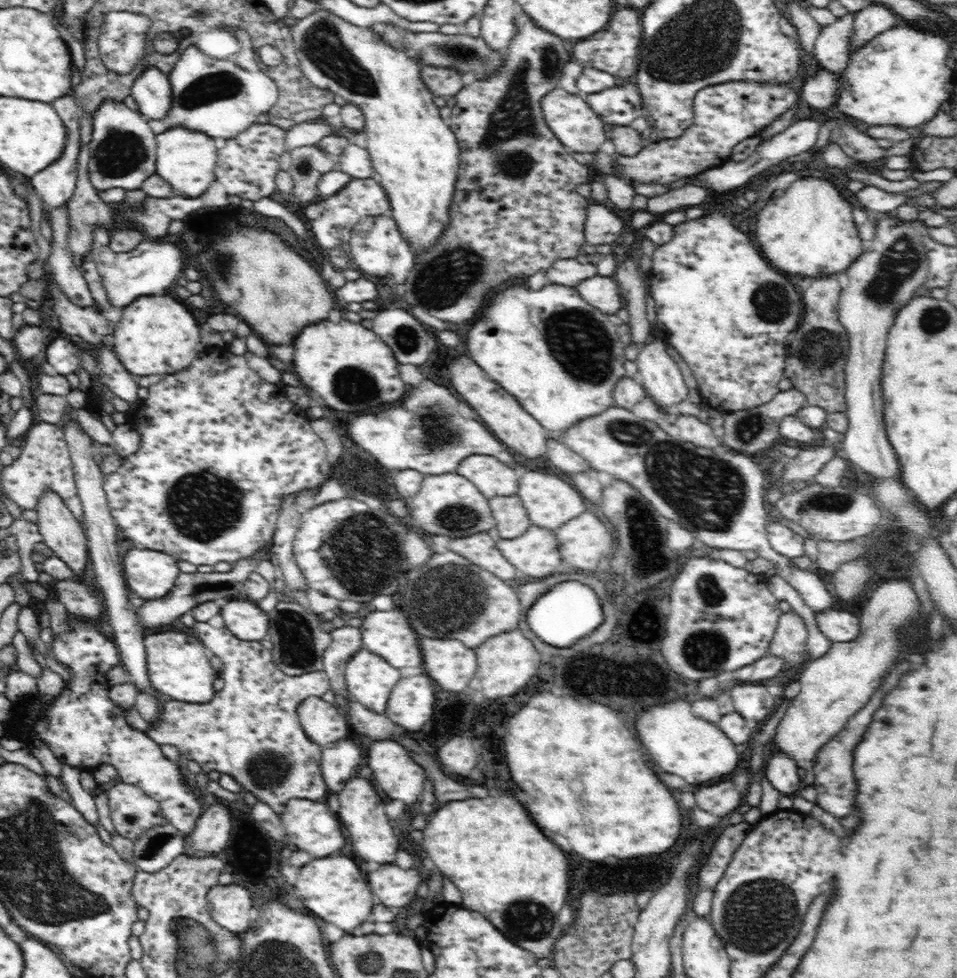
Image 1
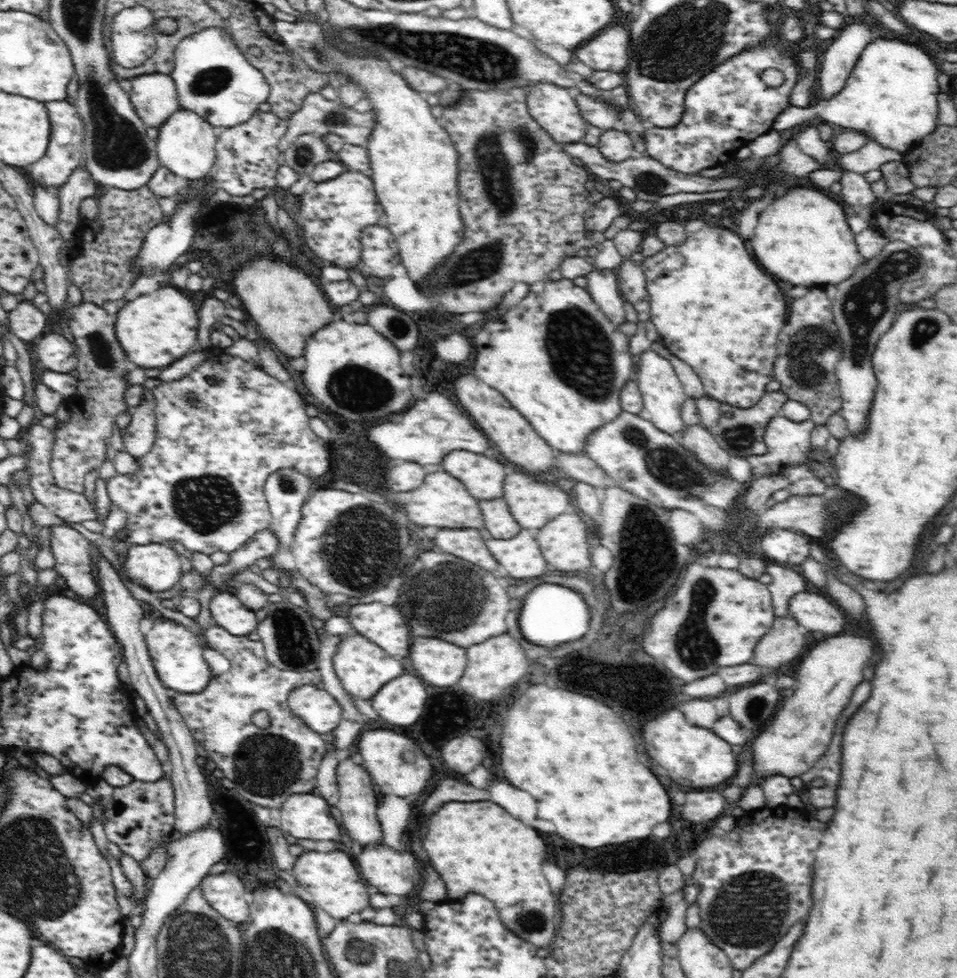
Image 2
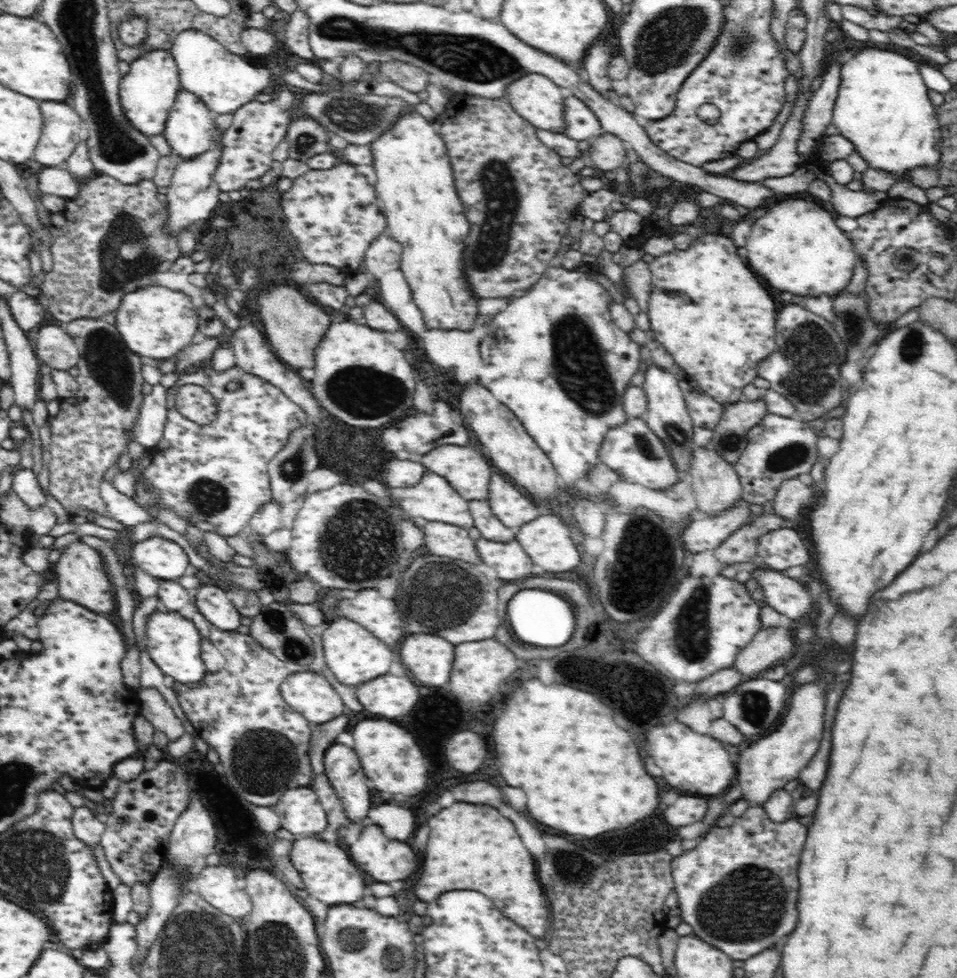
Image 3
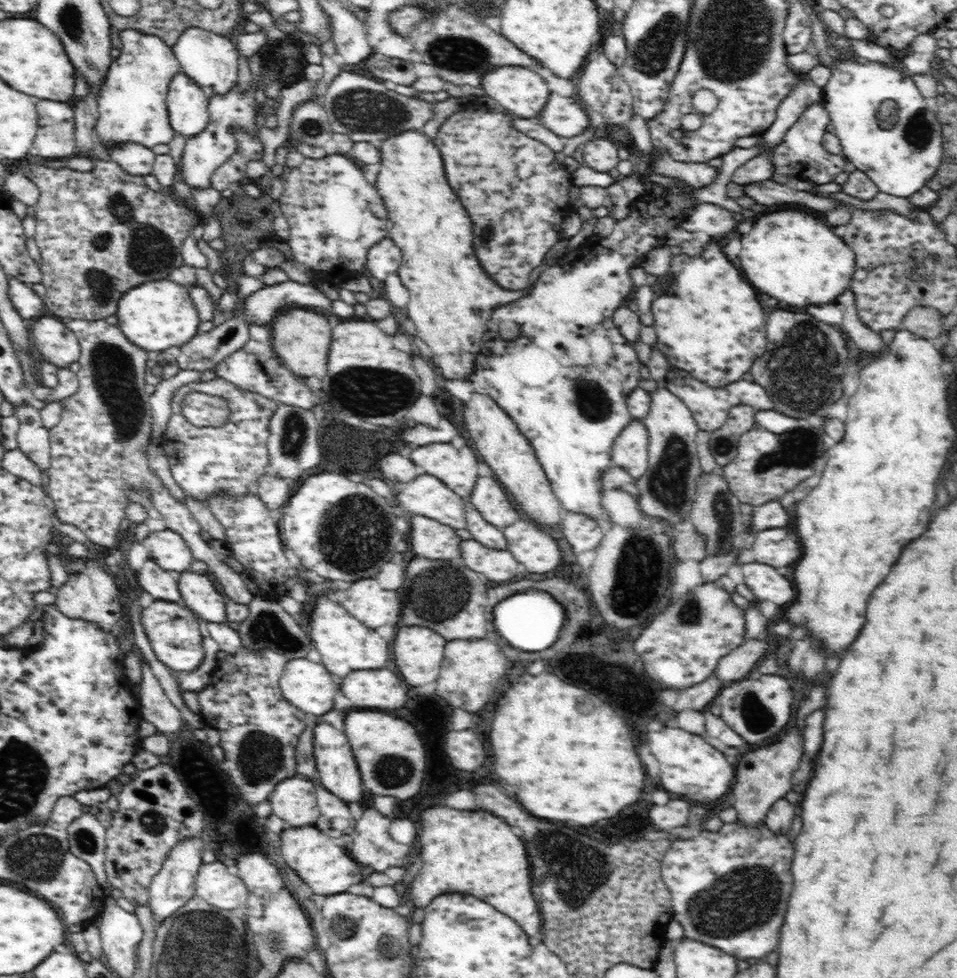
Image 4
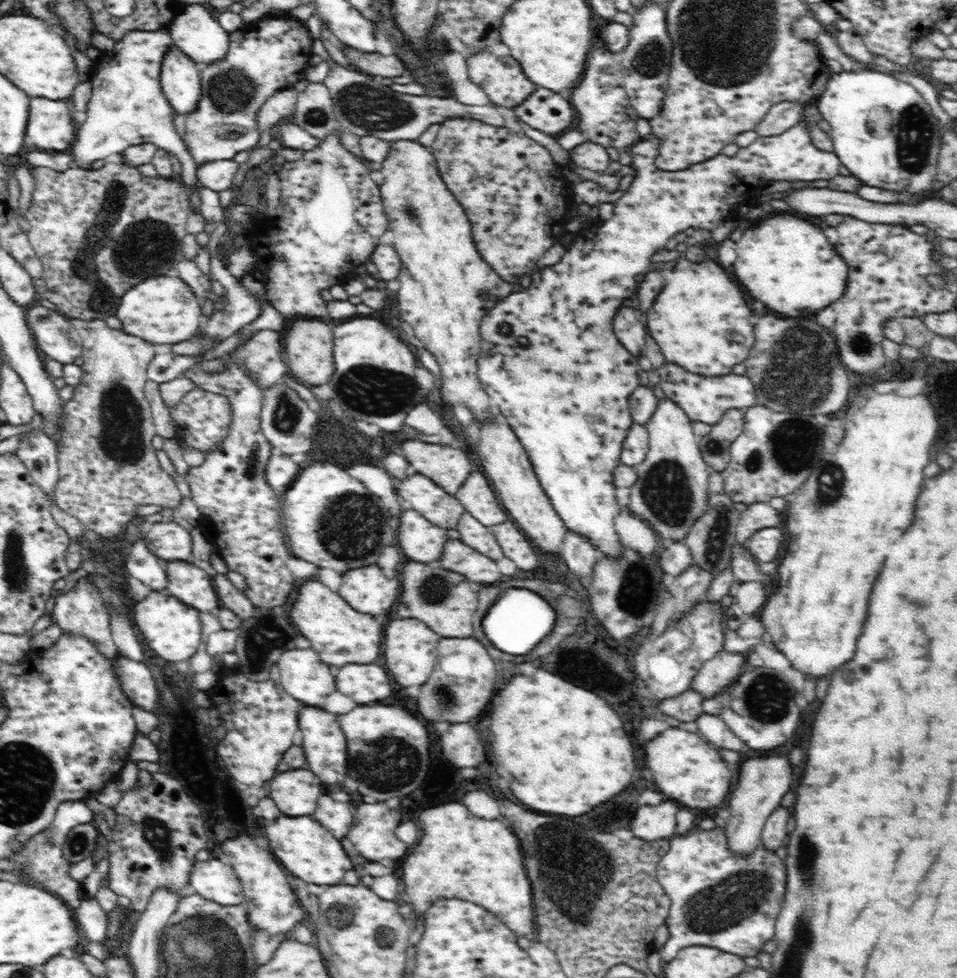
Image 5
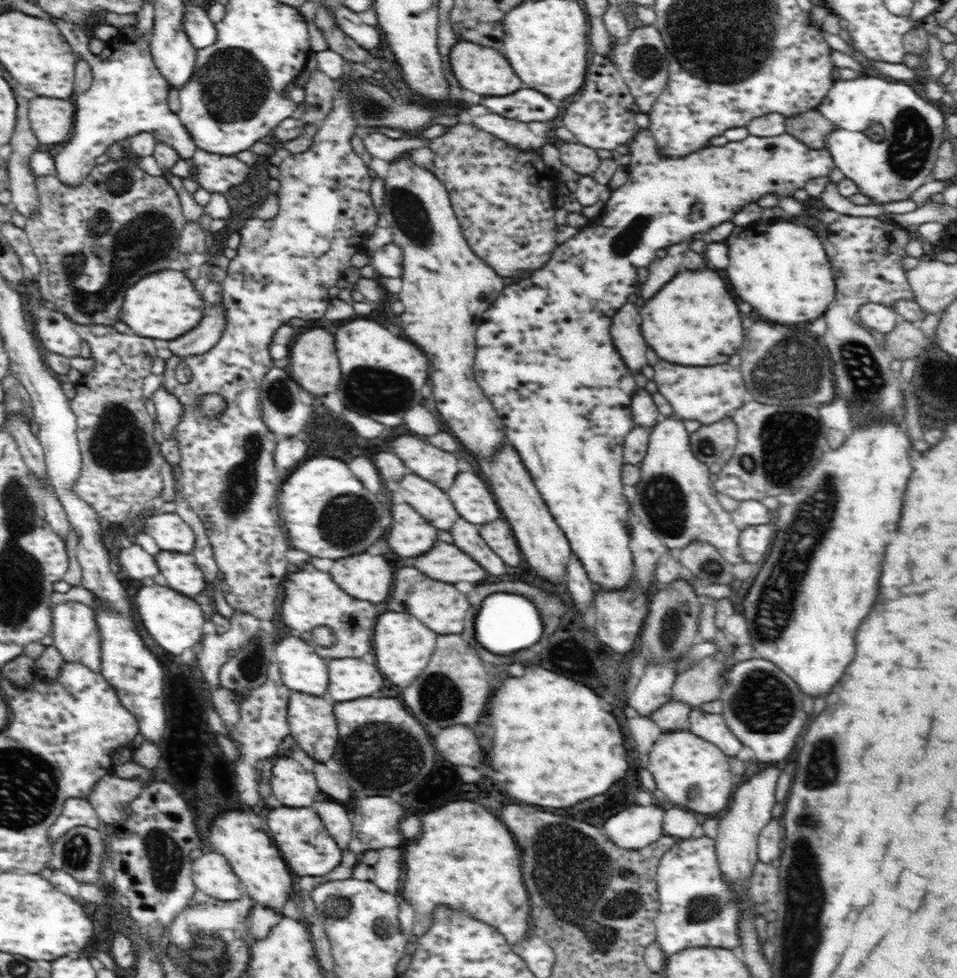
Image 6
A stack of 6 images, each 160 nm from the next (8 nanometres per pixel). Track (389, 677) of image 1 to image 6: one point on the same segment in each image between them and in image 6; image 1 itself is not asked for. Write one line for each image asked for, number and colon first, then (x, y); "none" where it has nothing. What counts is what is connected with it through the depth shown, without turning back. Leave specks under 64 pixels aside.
2: (362, 667)
3: (354, 655)
4: (345, 644)
5: (340, 635)
6: (311, 599)

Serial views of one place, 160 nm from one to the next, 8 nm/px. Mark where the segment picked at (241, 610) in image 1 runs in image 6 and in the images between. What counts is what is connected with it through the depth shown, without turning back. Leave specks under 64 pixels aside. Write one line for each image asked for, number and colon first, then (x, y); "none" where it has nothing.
2: (227, 611)
3: (213, 603)
4: (198, 593)
5: (189, 583)
6: (180, 570)

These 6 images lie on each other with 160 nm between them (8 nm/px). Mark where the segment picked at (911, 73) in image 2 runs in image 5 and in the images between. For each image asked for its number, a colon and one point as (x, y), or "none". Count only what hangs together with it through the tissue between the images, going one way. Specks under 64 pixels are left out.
3: (883, 108)
4: (901, 158)
5: (904, 159)

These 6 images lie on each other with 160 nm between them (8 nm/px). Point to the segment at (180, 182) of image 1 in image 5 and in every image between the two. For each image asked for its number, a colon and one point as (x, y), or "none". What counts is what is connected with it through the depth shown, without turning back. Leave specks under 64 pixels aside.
2: (186, 143)
3: (190, 126)
4: (187, 104)
5: (180, 80)

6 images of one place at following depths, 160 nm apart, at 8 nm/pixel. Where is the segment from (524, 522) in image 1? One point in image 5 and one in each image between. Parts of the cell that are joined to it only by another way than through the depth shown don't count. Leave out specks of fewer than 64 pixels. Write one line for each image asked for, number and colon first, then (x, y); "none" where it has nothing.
2: (498, 520)
3: (490, 527)
4: (484, 533)
5: (473, 533)

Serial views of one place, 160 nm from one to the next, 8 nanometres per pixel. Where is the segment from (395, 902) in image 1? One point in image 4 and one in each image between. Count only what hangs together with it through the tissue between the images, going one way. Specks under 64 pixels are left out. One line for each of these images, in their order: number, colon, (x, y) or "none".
2: (392, 872)
3: (385, 860)
4: (372, 845)

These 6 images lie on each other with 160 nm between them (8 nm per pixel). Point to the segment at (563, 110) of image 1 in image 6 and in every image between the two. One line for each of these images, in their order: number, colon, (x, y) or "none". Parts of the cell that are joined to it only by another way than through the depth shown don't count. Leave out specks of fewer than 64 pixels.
2: (549, 105)
3: (535, 97)
4: (523, 92)
5: (501, 80)
6: (482, 70)

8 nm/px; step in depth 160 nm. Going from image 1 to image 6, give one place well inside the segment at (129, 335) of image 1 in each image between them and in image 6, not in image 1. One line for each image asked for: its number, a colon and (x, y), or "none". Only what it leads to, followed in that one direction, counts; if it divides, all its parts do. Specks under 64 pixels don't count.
2: (155, 329)
3: (156, 322)
4: (160, 315)
5: (164, 310)
6: (167, 304)

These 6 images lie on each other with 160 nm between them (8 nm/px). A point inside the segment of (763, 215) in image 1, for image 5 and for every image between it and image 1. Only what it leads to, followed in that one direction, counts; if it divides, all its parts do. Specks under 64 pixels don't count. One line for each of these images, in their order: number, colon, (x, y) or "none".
2: (803, 238)
3: (797, 247)
4: (792, 256)
5: (786, 263)

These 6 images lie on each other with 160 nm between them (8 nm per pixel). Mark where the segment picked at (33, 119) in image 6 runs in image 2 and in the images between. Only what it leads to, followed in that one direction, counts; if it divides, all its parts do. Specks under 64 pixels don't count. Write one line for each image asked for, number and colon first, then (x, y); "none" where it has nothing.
2: (63, 156)
3: (60, 135)
4: (55, 136)
5: (50, 126)

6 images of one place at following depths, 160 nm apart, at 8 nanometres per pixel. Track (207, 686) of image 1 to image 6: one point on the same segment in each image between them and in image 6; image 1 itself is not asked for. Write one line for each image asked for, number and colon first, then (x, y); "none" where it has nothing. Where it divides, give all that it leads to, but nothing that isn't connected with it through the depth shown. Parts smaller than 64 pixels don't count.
2: (175, 651)
3: (173, 642)
4: (173, 631)
5: (173, 629)
6: (174, 620)

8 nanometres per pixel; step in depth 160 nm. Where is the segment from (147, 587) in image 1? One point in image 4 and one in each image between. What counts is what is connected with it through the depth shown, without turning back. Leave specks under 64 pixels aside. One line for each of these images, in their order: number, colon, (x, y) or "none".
2: (158, 566)
3: (163, 559)
4: (166, 548)

